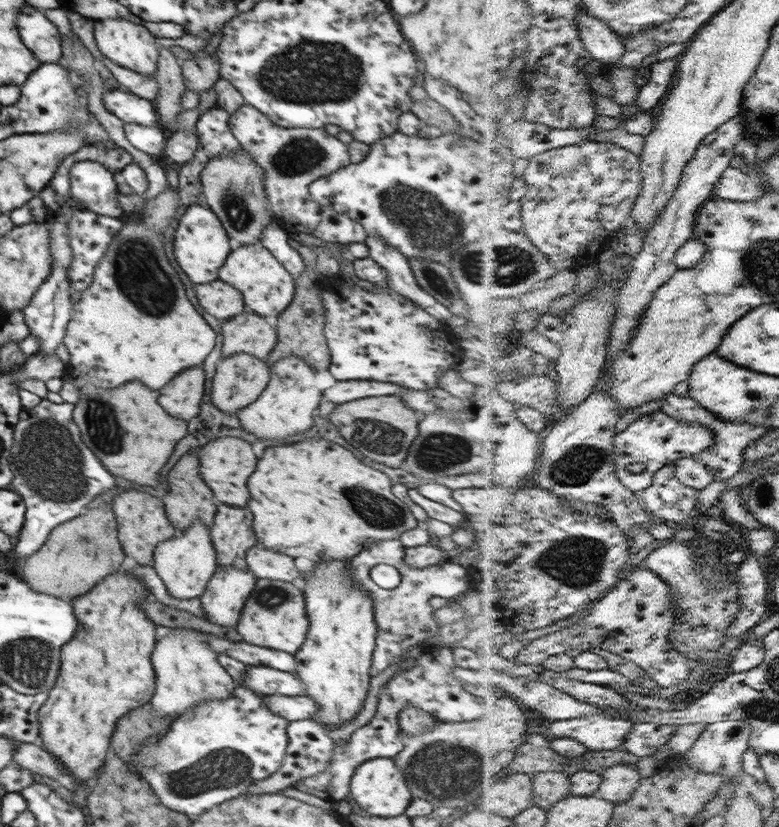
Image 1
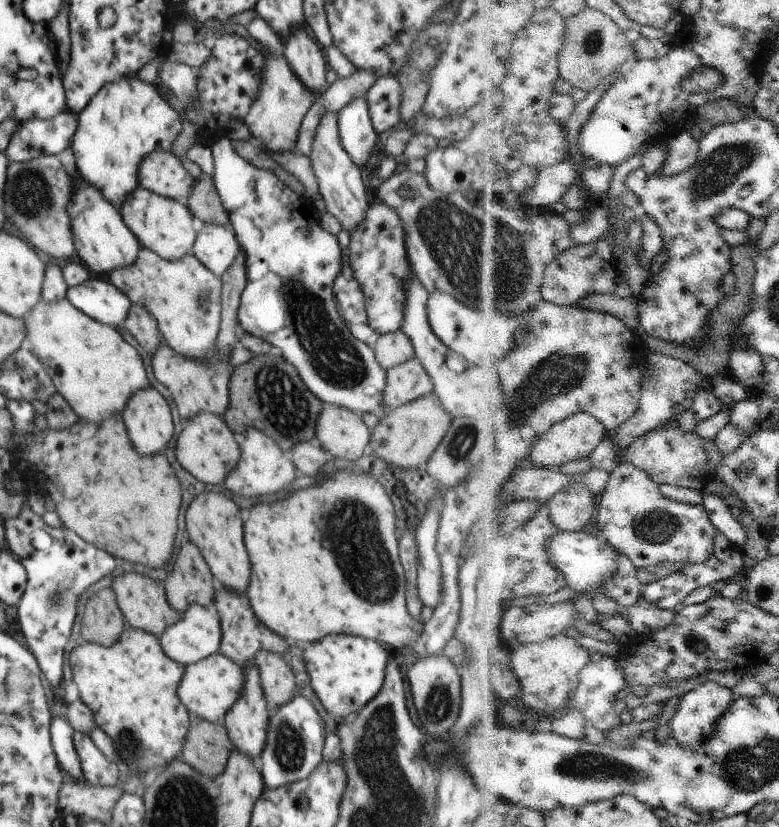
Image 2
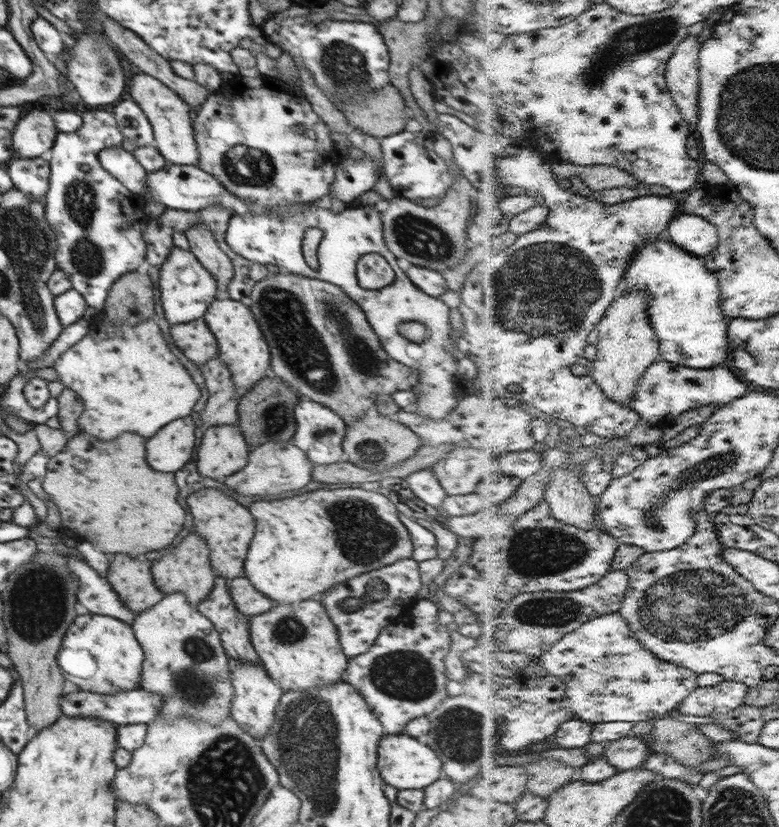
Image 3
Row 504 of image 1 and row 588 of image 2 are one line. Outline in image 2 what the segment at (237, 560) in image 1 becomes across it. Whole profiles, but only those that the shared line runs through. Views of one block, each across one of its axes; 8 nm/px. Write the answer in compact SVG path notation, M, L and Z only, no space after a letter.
M217 585L217 593L213 606L217 610L222 634L220 654L230 656L233 661L236 661L245 669L246 664L254 661L256 654L260 650L263 650L262 640L264 640L264 636L276 636L276 634L270 634L266 630L266 626L262 622L258 622L258 618L252 612L252 606L250 606L250 600L248 600L246 593L238 594L238 592L230 592L230 590Z

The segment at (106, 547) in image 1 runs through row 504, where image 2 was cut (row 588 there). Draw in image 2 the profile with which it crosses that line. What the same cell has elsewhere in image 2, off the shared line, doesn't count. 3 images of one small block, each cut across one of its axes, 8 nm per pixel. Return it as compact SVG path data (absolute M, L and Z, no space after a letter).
M102 588L86 604L82 618L83 642L111 646L124 632L124 617L118 607L112 588Z

